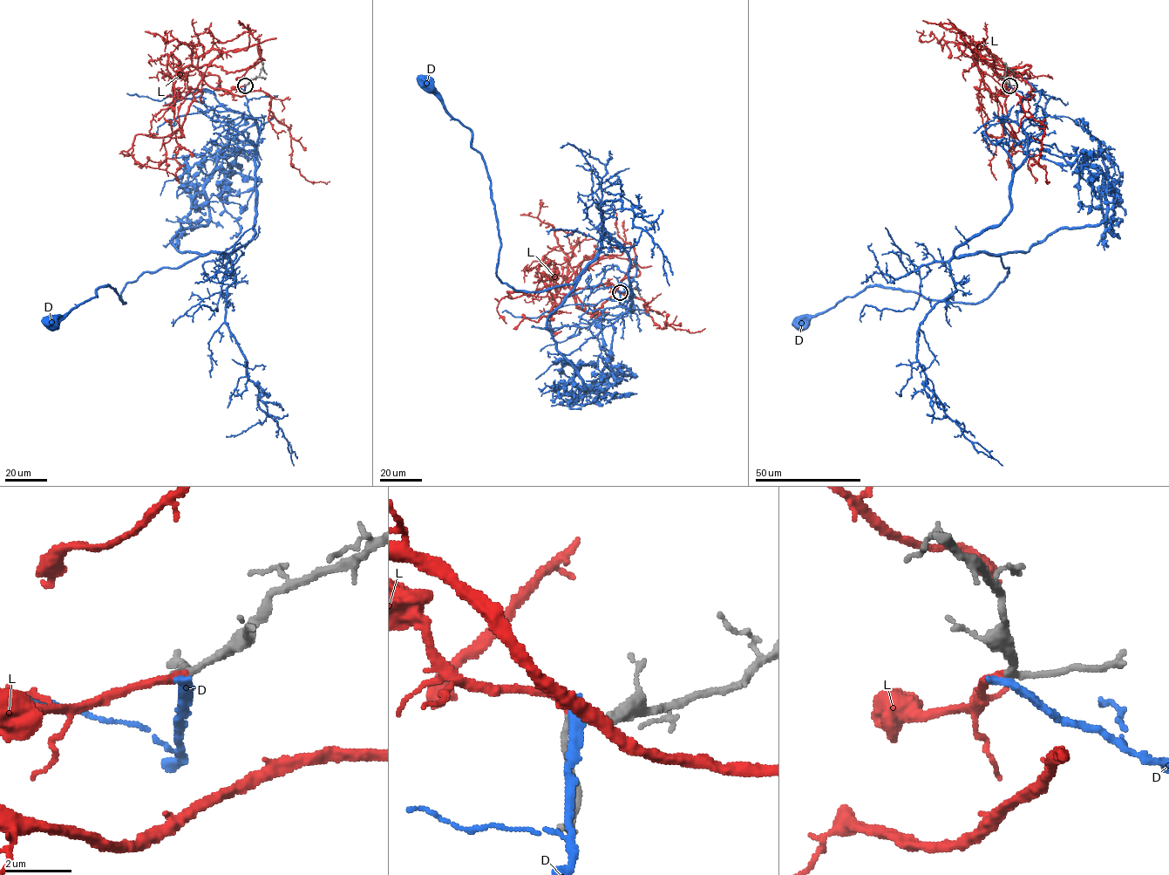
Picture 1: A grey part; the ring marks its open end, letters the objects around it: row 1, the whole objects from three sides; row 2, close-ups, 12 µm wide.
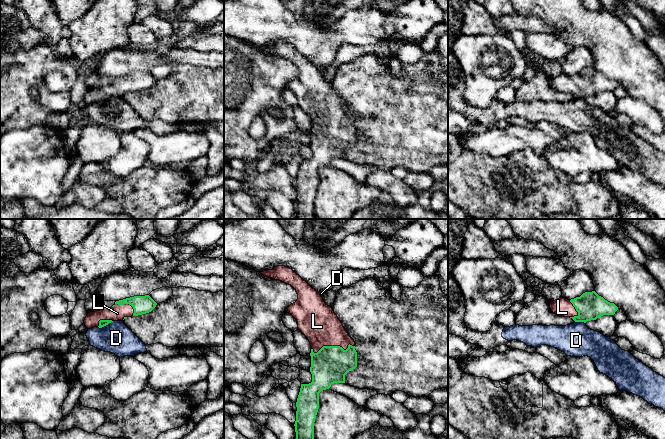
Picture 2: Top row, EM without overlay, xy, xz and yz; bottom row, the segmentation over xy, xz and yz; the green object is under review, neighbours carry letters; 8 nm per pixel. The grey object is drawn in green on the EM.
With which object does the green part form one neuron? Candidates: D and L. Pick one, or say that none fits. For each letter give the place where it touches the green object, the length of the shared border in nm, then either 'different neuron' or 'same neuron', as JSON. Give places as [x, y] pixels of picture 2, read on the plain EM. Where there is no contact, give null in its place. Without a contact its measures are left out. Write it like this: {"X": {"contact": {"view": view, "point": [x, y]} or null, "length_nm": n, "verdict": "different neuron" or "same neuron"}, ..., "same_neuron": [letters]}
{"D": {"contact": {"view": "xy", "point": [105, 101]}, "length_nm": 140, "verdict": "different neuron"}, "L": {"contact": {"view": "xz", "point": [333, 122]}, "length_nm": 340, "verdict": "same neuron"}, "same_neuron": ["L"]}

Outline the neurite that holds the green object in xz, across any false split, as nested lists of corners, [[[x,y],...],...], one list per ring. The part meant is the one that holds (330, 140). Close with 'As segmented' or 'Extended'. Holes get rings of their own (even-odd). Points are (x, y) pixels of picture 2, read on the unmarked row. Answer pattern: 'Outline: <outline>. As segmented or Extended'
Outline: [[[277,42],[262,51],[291,61],[298,70],[288,89],[298,98],[311,120],[312,158],[301,160],[296,178],[295,219],[316,219],[314,198],[319,185],[319,169],[334,159],[345,159],[345,151],[357,143],[355,118],[320,69],[292,45]]]. Extended

